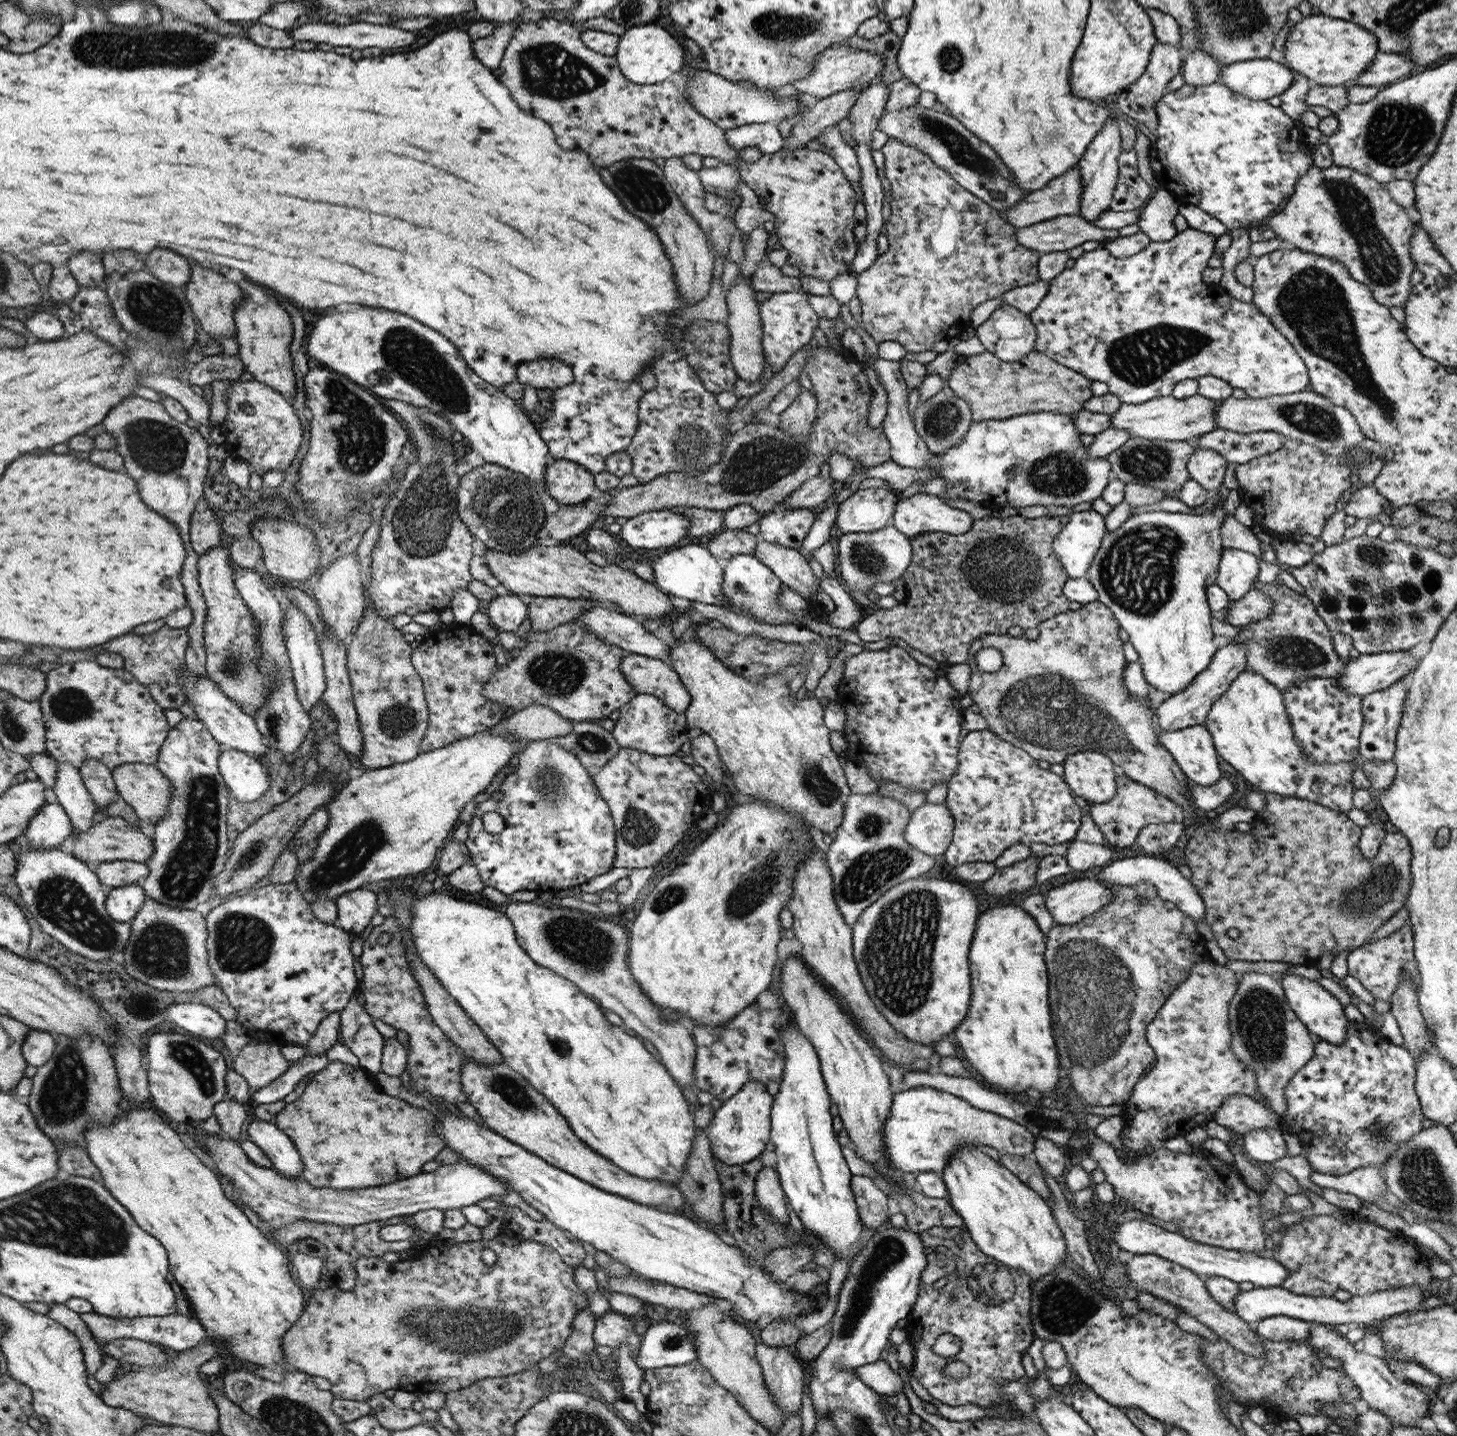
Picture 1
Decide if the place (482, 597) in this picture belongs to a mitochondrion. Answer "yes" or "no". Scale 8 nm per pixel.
no

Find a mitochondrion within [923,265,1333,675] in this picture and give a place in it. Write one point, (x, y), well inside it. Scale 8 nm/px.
(1139, 570)

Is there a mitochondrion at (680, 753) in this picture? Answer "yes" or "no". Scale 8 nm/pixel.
no

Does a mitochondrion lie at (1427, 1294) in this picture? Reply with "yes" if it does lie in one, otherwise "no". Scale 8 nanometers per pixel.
no

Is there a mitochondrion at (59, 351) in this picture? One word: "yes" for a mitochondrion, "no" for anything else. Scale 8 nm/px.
no

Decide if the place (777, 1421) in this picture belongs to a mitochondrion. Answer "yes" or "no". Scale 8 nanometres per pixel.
no

